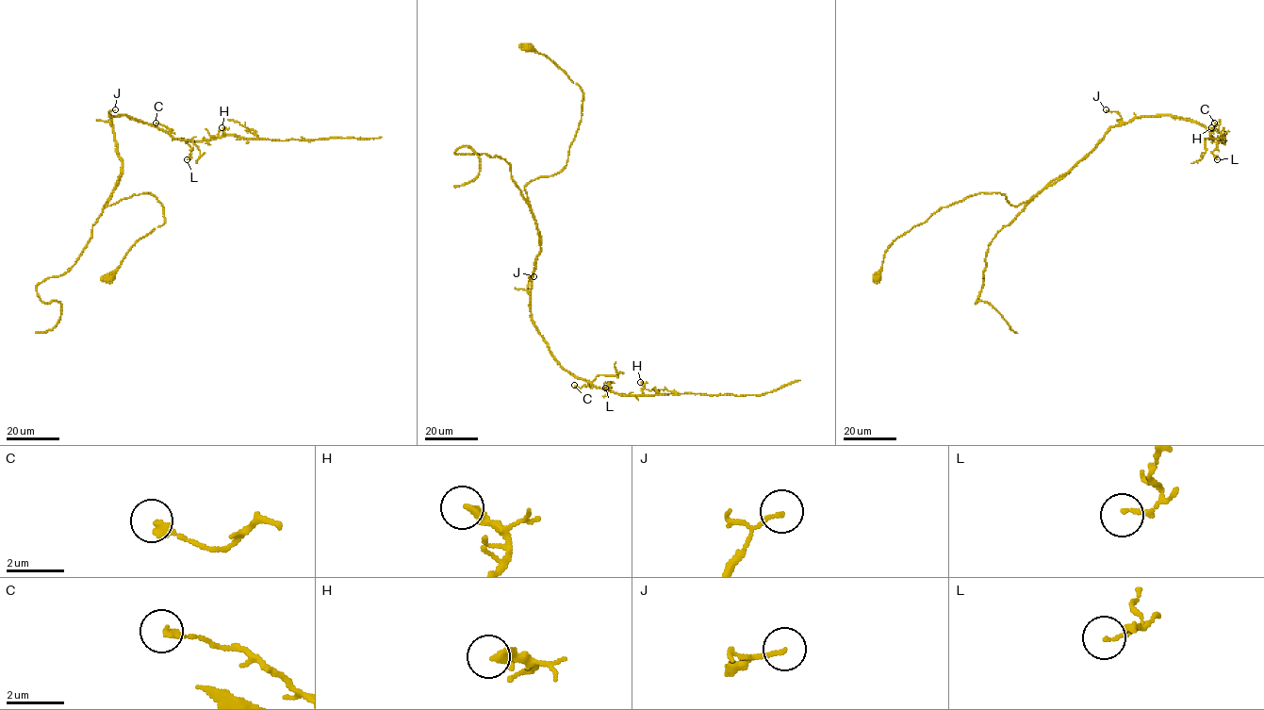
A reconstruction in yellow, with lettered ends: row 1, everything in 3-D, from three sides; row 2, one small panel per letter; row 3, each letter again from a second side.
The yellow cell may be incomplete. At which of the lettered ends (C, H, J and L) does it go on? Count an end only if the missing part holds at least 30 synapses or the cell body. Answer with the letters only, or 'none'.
none

